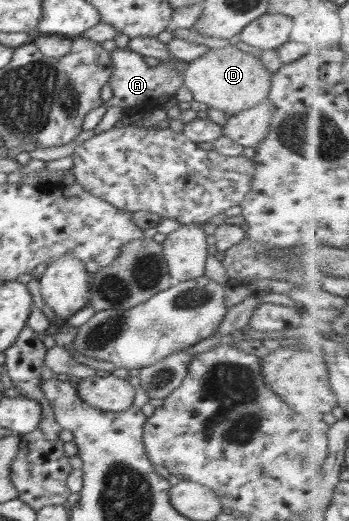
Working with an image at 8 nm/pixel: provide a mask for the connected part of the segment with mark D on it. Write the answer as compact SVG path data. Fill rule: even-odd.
M230 46L208 49L205 54L190 61L184 74L184 85L202 106L223 110L230 116L253 108L268 98L271 75L257 57L237 49L236 46Z

